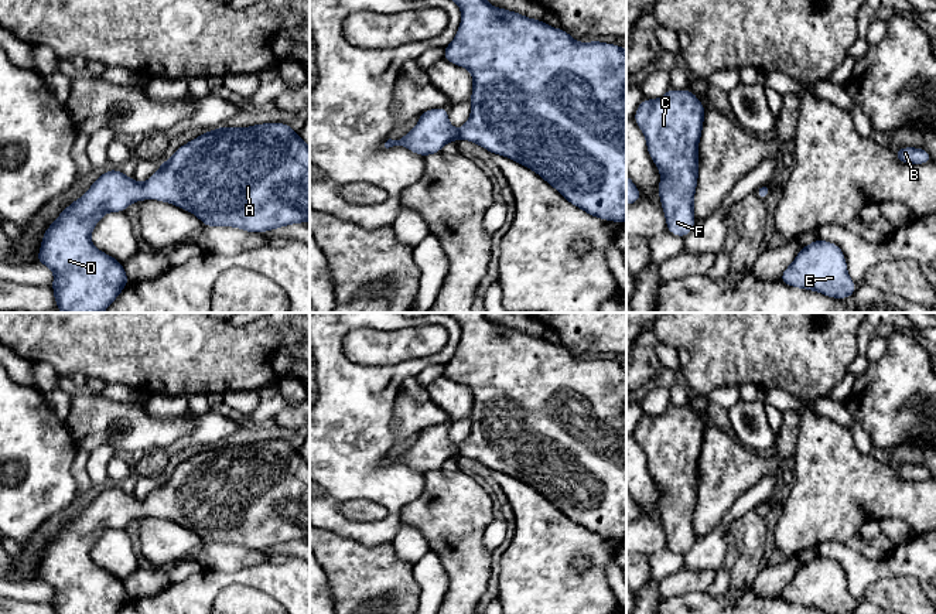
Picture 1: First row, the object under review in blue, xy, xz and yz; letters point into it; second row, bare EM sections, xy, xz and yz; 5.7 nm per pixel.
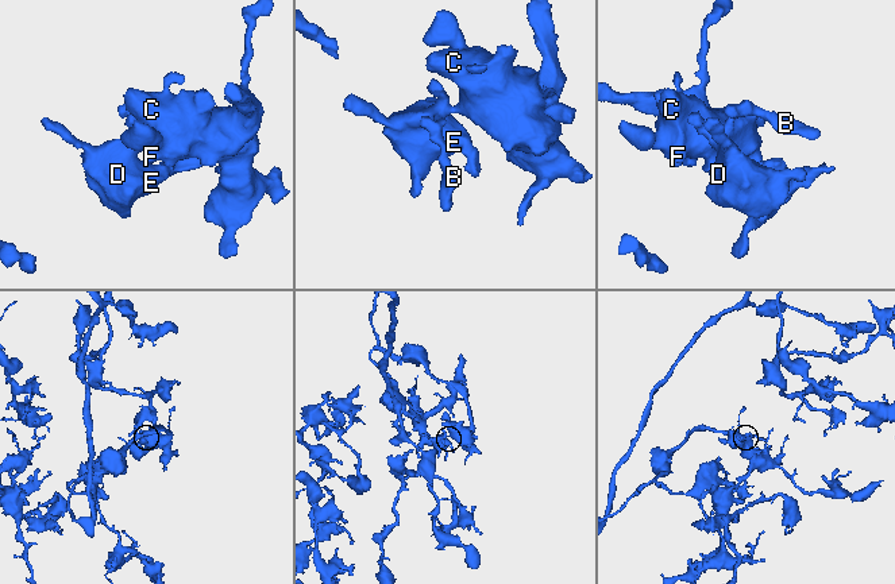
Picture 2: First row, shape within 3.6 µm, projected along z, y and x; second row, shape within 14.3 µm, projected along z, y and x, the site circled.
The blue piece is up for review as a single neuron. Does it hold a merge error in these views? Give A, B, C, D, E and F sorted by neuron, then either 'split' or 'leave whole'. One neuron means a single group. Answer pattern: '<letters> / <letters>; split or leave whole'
A B C D E F; leave whole

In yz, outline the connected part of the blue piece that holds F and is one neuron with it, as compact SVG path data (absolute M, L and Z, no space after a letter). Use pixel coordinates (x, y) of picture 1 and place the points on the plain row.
M669 405L662 415L643 416L633 431L662 492L657 509L666 546L680 555L686 555L696 540L693 522L706 429L690 406Z

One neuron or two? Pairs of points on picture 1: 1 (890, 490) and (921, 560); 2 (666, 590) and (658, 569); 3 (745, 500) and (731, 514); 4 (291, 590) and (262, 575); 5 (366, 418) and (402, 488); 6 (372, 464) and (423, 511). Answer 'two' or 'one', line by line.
1: two
2: two
3: one
4: one
5: one
6: two

